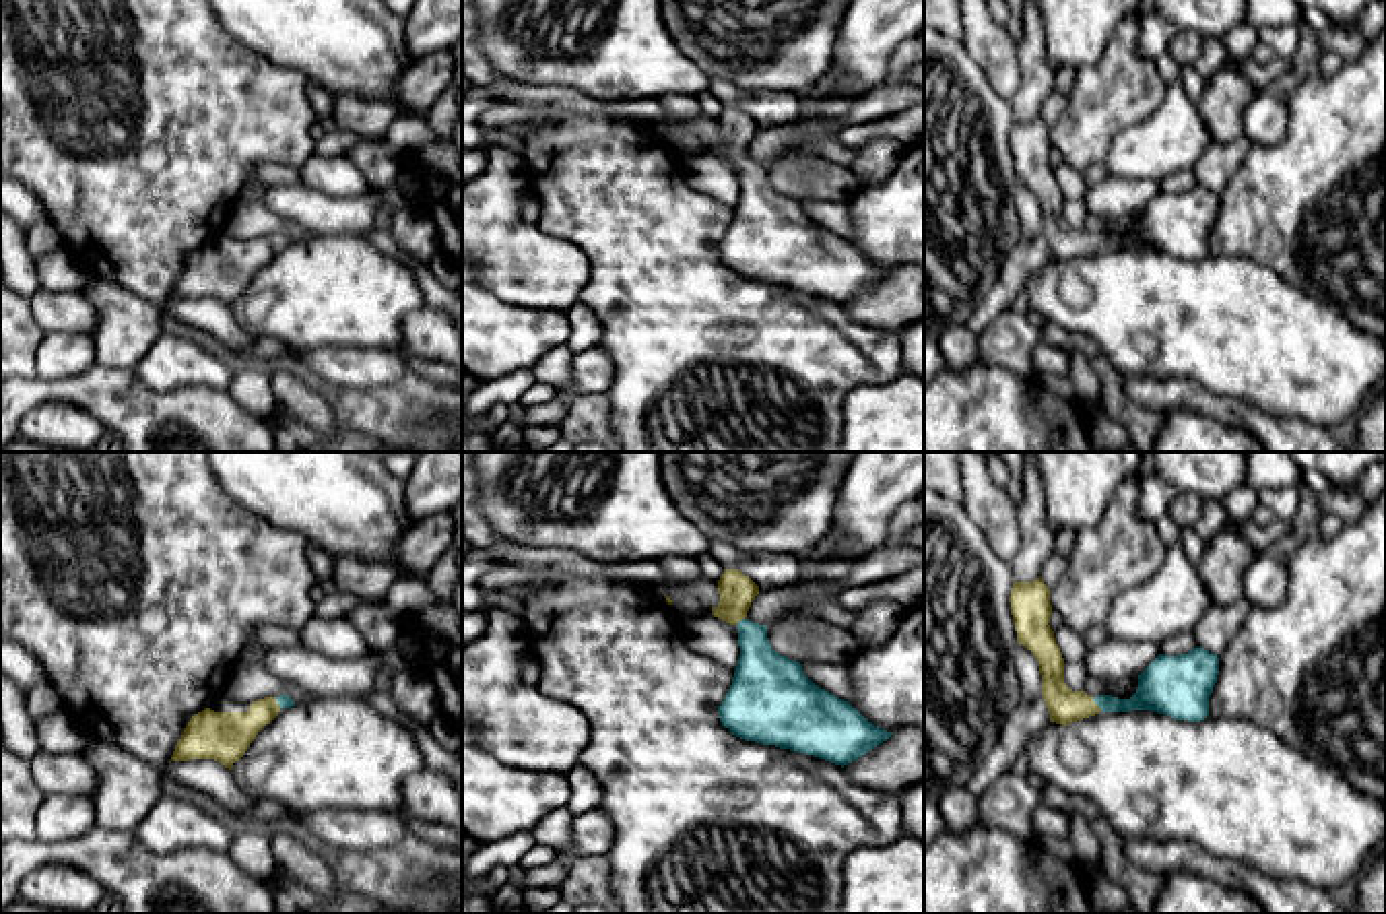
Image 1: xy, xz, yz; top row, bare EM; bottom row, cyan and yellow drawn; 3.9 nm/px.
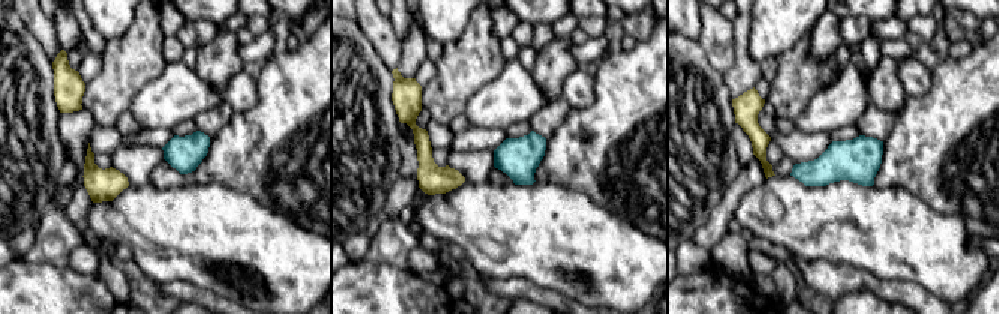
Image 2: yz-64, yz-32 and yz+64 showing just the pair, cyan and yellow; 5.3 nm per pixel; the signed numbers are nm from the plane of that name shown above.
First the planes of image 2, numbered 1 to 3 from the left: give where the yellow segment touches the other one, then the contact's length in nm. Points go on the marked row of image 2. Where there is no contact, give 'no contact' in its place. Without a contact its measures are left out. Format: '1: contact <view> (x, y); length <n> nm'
1: no contact
2: no contact
3: no contact

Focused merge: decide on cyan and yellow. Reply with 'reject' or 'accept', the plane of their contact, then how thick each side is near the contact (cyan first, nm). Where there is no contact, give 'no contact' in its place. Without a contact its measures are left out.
accept; meets cyan in yz; 160 nm thick on the cyan side, 140 nm on the other

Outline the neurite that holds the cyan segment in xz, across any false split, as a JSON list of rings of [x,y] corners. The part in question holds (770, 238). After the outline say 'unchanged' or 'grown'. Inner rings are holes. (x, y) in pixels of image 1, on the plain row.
[[[724,107],[718,118],[720,140],[712,153],[738,165],[740,196],[732,223],[718,243],[720,260],[732,272],[763,283],[806,291],[835,303],[848,303],[887,279],[893,270],[874,264],[850,239],[815,223],[802,202],[780,194],[767,175],[767,165],[747,157],[759,124],[738,107]]]; grown

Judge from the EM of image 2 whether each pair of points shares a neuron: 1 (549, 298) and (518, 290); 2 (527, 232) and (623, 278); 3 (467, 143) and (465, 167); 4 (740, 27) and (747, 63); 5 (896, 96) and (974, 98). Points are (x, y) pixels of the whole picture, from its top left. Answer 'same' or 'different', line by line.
1: same
2: same
3: different
4: same
5: different

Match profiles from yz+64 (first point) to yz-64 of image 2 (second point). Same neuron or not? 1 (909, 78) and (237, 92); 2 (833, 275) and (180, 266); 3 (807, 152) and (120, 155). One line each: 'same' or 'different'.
1: same
2: different
3: different

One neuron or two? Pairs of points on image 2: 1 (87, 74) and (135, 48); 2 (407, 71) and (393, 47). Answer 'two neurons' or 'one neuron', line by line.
1: two neurons
2: two neurons

